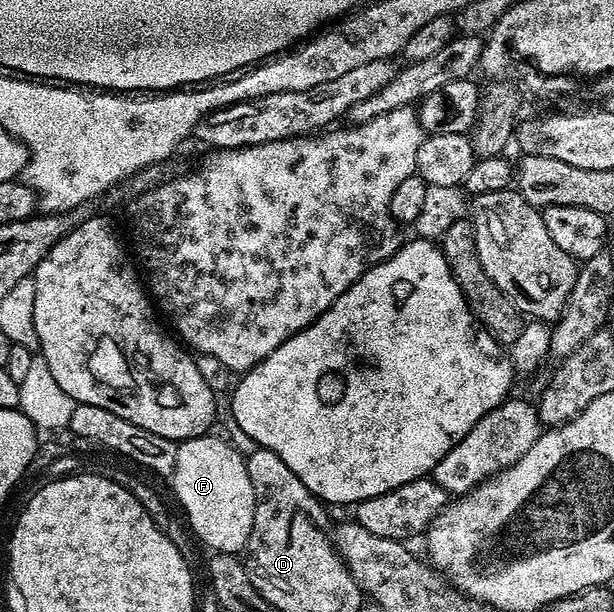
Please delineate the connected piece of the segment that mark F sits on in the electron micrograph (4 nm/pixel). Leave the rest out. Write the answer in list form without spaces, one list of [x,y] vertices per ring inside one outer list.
[[[215,435],[199,436],[183,440],[177,445],[175,469],[170,477],[174,492],[186,512],[187,525],[191,533],[210,547],[215,553],[238,554],[248,545],[250,530],[253,528],[254,506],[256,495],[253,483],[246,470],[245,457],[241,456],[224,441],[214,438]]]

